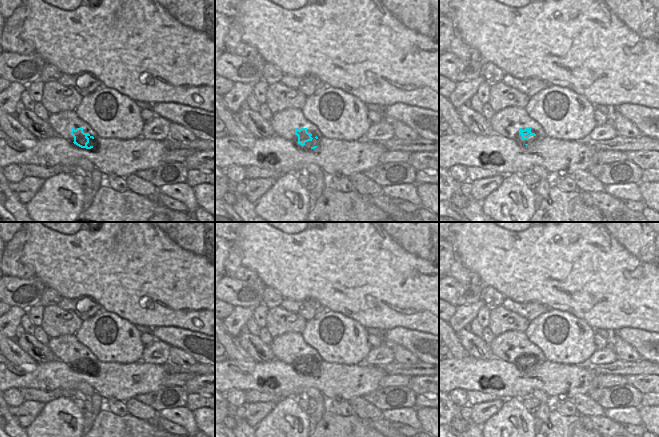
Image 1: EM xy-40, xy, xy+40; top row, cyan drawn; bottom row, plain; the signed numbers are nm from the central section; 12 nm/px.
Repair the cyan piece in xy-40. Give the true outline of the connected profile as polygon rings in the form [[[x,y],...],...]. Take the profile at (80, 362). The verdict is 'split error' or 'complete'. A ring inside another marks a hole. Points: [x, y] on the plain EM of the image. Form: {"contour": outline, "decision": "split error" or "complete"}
{"contour": [[[75,335],[53,337],[47,345],[55,355],[56,360],[60,360],[81,372],[93,372],[93,370],[87,370],[89,363],[98,362],[96,356],[81,344]]], "decision": "split error"}

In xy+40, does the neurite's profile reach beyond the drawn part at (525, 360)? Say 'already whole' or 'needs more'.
needs more

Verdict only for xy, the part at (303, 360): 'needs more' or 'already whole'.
needs more

